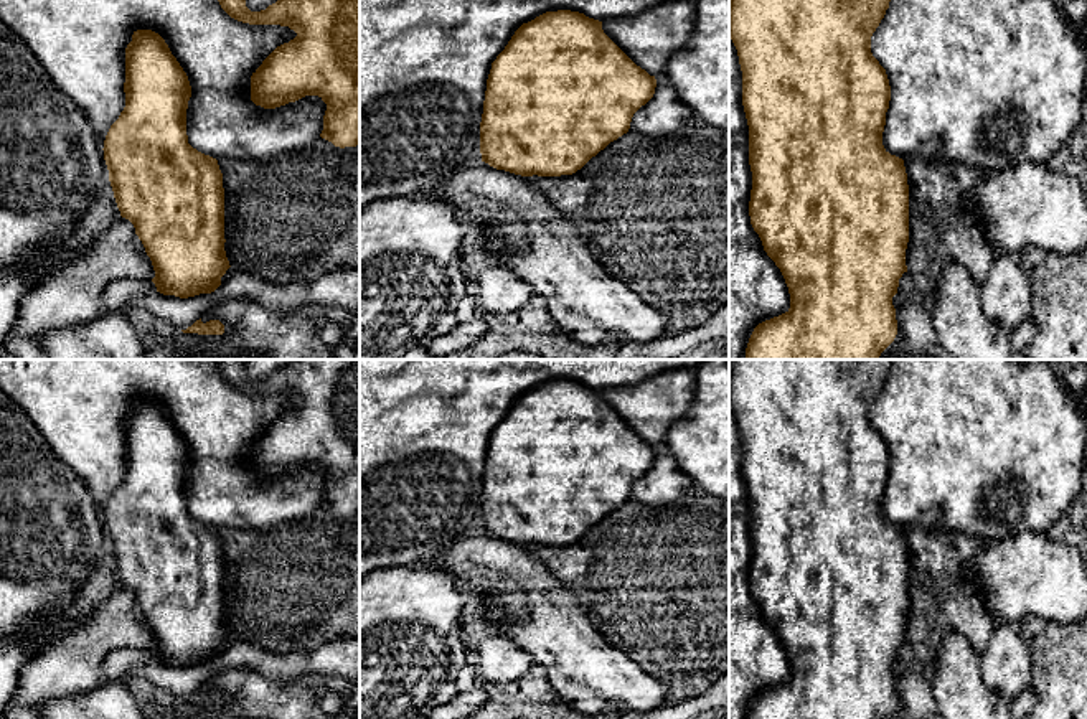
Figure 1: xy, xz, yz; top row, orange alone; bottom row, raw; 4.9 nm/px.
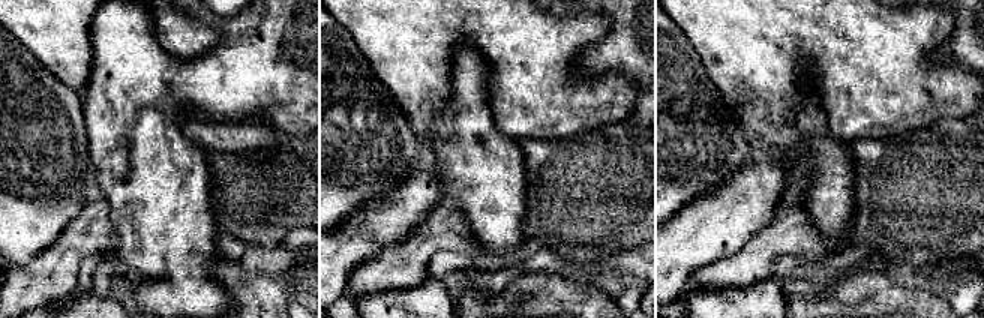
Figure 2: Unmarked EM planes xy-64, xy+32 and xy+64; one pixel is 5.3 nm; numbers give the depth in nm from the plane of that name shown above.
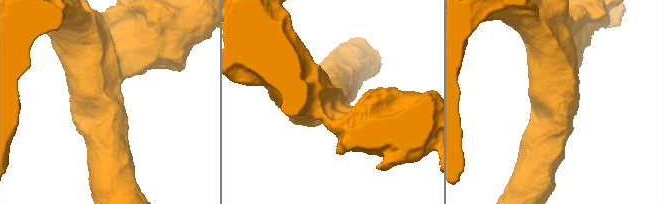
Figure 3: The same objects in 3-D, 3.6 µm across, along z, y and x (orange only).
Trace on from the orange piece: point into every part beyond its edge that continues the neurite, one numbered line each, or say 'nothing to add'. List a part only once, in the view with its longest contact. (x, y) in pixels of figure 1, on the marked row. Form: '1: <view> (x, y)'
nothing to add

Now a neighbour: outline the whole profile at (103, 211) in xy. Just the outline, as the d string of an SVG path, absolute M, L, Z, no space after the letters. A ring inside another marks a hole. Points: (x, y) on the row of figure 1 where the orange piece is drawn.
M99 196L84 213L79 224L66 236L49 241L48 252L56 259L59 267L71 264L79 257L112 223L120 219L115 200Z

